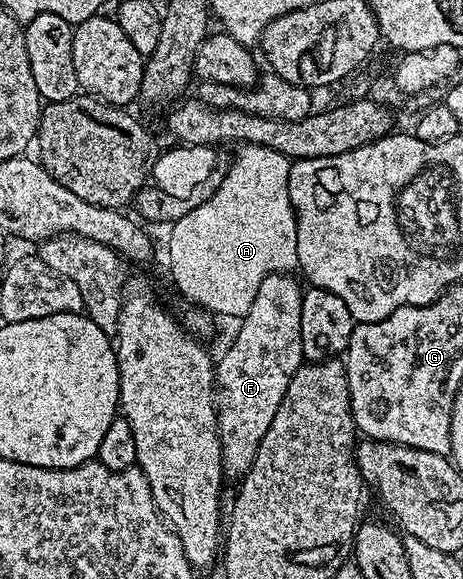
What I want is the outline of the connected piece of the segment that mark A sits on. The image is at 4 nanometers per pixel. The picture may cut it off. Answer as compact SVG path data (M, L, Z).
M246 143L236 148L219 189L203 205L191 209L168 228L169 271L190 304L212 311L214 316L243 317L269 275L289 273L297 267L297 215L289 196L291 160L270 147Z

